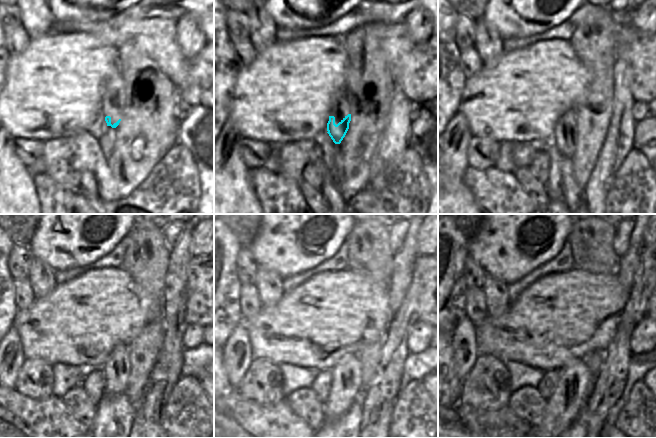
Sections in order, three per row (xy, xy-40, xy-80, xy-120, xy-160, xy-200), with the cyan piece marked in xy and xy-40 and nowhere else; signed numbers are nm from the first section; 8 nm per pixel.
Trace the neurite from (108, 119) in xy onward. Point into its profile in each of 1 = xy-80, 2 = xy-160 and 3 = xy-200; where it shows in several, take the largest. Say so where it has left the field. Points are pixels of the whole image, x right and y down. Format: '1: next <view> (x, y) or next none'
1: next xy-80 (565, 135)
2: next xy-160 (346, 375)
3: next xy-200 (576, 381)

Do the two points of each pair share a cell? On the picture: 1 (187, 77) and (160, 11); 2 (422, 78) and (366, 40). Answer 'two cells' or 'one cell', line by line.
1: two cells
2: two cells

